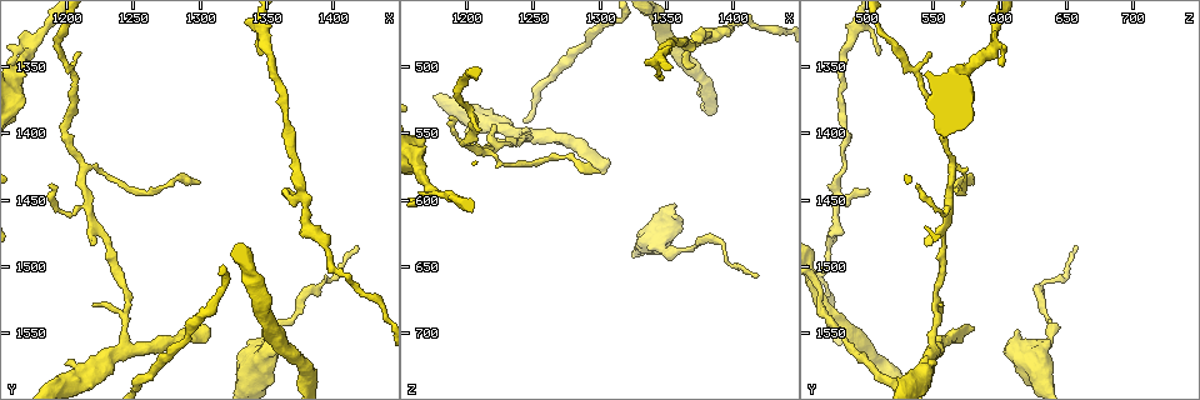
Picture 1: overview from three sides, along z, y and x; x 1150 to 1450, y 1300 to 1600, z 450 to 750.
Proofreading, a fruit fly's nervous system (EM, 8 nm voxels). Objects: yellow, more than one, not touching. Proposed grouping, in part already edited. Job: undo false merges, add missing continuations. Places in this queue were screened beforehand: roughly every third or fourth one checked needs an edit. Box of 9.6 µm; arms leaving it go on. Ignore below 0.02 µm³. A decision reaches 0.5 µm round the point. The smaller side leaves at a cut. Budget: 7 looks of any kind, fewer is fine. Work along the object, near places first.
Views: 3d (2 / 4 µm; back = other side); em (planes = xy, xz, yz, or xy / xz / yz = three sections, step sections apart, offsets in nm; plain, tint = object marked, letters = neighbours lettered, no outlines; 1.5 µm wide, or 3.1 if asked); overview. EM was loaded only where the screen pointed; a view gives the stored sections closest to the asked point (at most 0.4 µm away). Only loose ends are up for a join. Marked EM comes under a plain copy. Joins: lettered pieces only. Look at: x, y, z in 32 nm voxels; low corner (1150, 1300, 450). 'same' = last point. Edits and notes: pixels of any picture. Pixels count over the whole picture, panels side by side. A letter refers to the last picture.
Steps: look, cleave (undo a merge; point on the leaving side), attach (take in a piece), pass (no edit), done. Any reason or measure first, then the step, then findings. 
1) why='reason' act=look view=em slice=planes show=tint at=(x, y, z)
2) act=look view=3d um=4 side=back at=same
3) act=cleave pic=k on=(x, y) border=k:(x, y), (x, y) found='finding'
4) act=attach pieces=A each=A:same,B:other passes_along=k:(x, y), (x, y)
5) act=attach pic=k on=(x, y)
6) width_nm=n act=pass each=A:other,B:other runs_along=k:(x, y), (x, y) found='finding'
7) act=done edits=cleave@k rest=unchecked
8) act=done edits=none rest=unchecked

why='an open end' act=look view=em slice=planes show=letters at=(1304, 1548, 580)

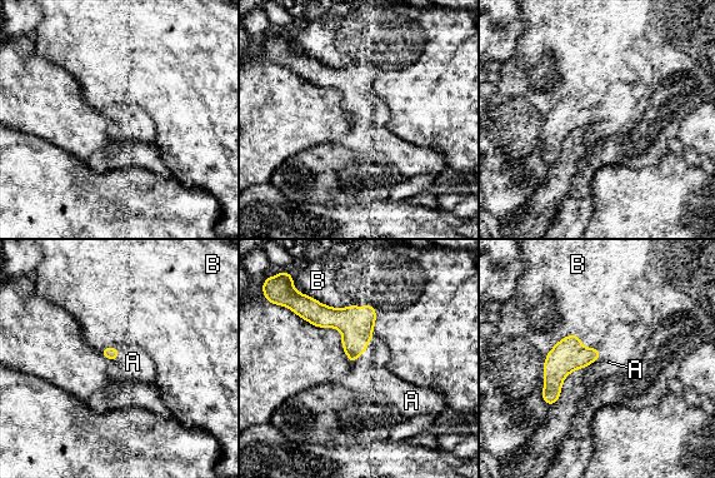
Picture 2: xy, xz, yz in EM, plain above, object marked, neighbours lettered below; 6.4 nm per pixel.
act=attach pieces=A each=A:same,B:other found='the neuron continues'

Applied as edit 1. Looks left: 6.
why='an open end' act=look view=3d um=4 at=(1354, 1568, 604)

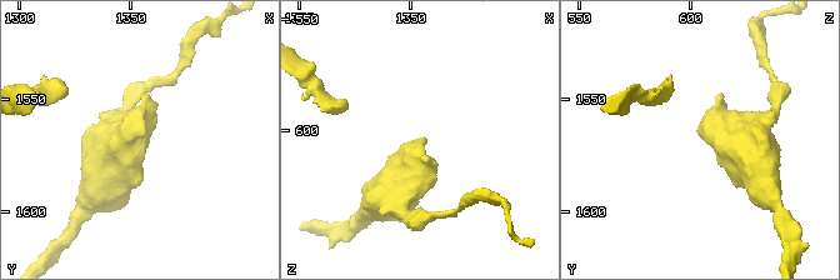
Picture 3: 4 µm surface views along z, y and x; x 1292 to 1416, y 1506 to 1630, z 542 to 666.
why='shape alone is not enough' act=look view=em slice=xz step=4 show=tint at=(1357, 1567, 604)

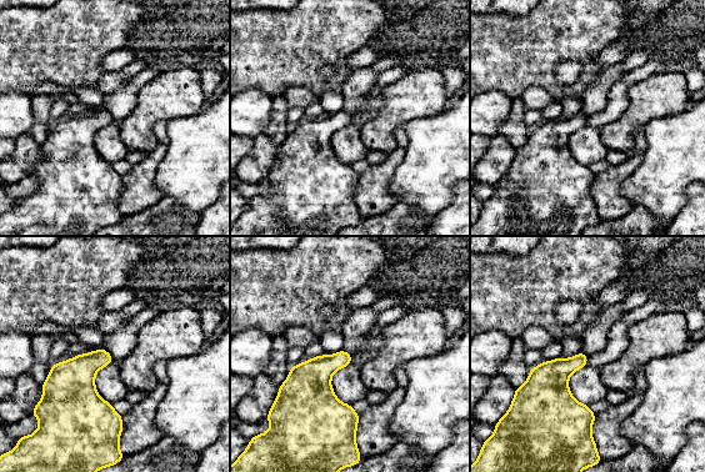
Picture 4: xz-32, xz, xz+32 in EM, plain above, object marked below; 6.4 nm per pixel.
act=look view=em slice=planes show=letters at=same

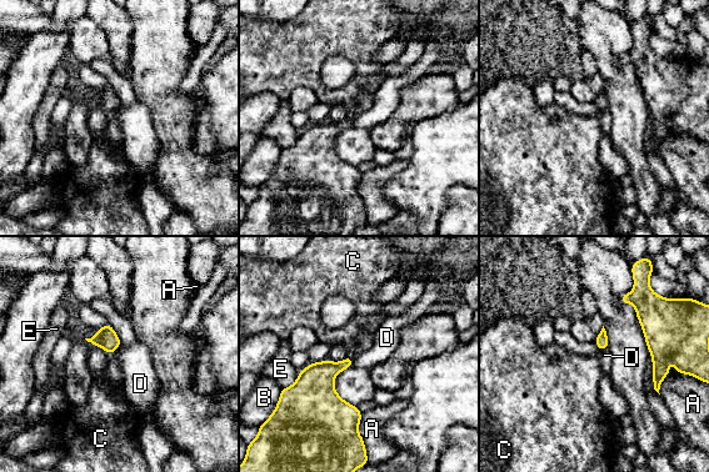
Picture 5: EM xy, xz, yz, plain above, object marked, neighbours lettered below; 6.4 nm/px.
act=pass each=A:other,B:other,C:other,D:other,E:other border=5:(351, 357), (353, 365) found='no lettered piece goes on from it'

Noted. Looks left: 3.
why='branch stops here' act=look view=em slice=planes show=tint at=(1422, 1486, 654)

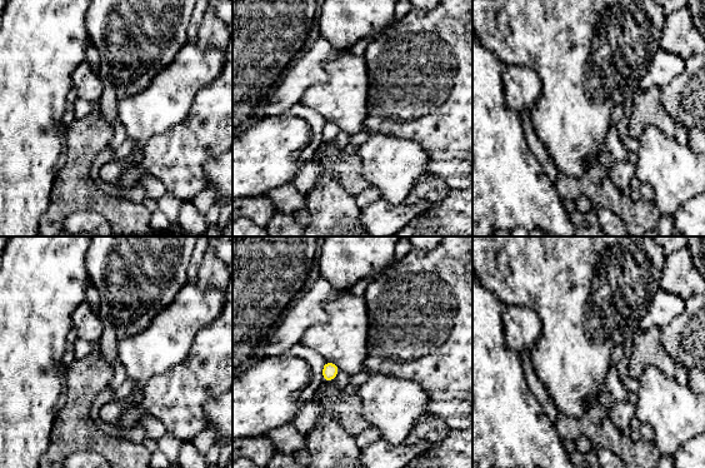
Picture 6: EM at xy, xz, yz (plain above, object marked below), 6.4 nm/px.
act=look view=em slice=planes show=letters at=same

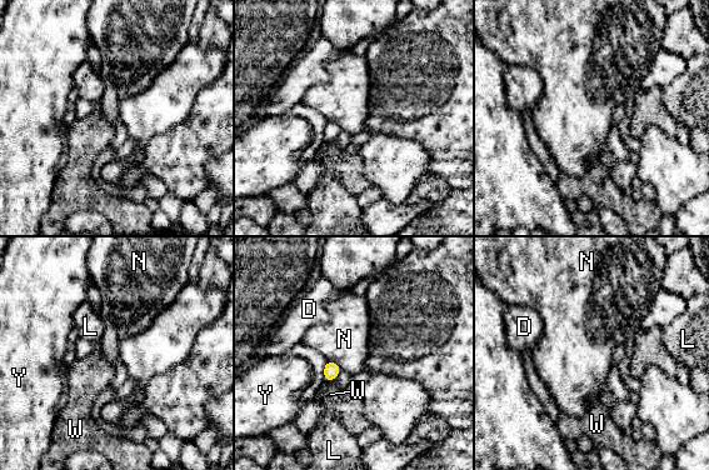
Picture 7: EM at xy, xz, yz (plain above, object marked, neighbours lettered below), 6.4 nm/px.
act=pass each=D:other,L:other,N:other,W:other,Y:other border=7:(328, 360), (331, 360), (341, 370) found='no lettered piece goes on from it'

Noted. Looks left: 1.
act=done edits=attach@2 rest=unchecked

